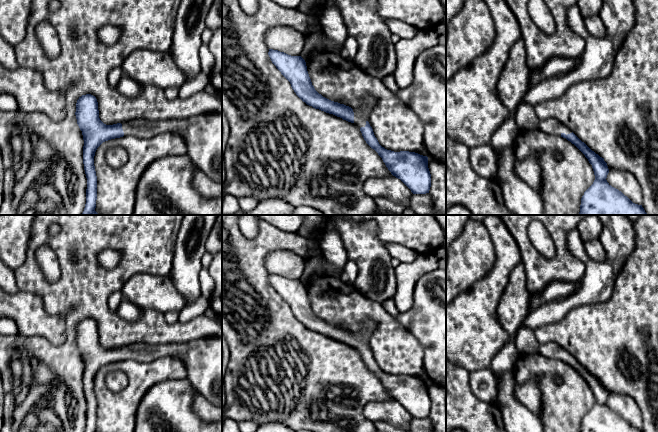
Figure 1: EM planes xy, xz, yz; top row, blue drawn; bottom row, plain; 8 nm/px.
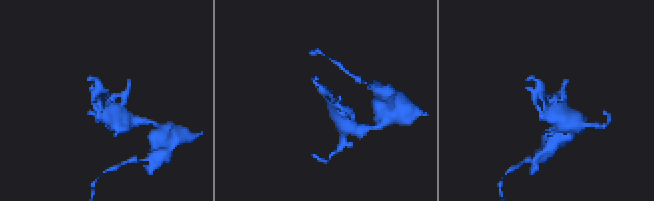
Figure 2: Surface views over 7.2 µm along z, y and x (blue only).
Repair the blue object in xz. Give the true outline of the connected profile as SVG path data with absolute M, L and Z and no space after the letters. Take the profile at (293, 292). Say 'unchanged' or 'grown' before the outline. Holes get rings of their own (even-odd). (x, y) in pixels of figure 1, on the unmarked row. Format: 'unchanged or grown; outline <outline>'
grown; outline M438 267L421 275L416 282L412 308L395 317L395 320L404 326L424 348L423 368L427 375L426 380L409 375L394 376L379 368L367 345L371 333L377 328L377 323L373 320L365 321L360 331L353 334L349 330L323 321L315 314L307 295L306 286L301 280L291 280L273 273L269 273L268 279L303 326L315 333L333 338L357 349L366 367L378 377L391 398L400 403L413 417L407 429L392 426L384 421L377 421L375 423L376 432L434 432L429 418L431 398L428 392L428 382L446 388L446 270Z

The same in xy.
grown; outline M86 318L77 324L75 339L84 364L83 388L87 402L85 432L96 432L94 380L97 372L105 365L123 360L148 363L160 357L176 357L186 367L187 379L195 390L212 405L222 407L222 337L162 345L136 343L106 349L99 342L96 321Z

